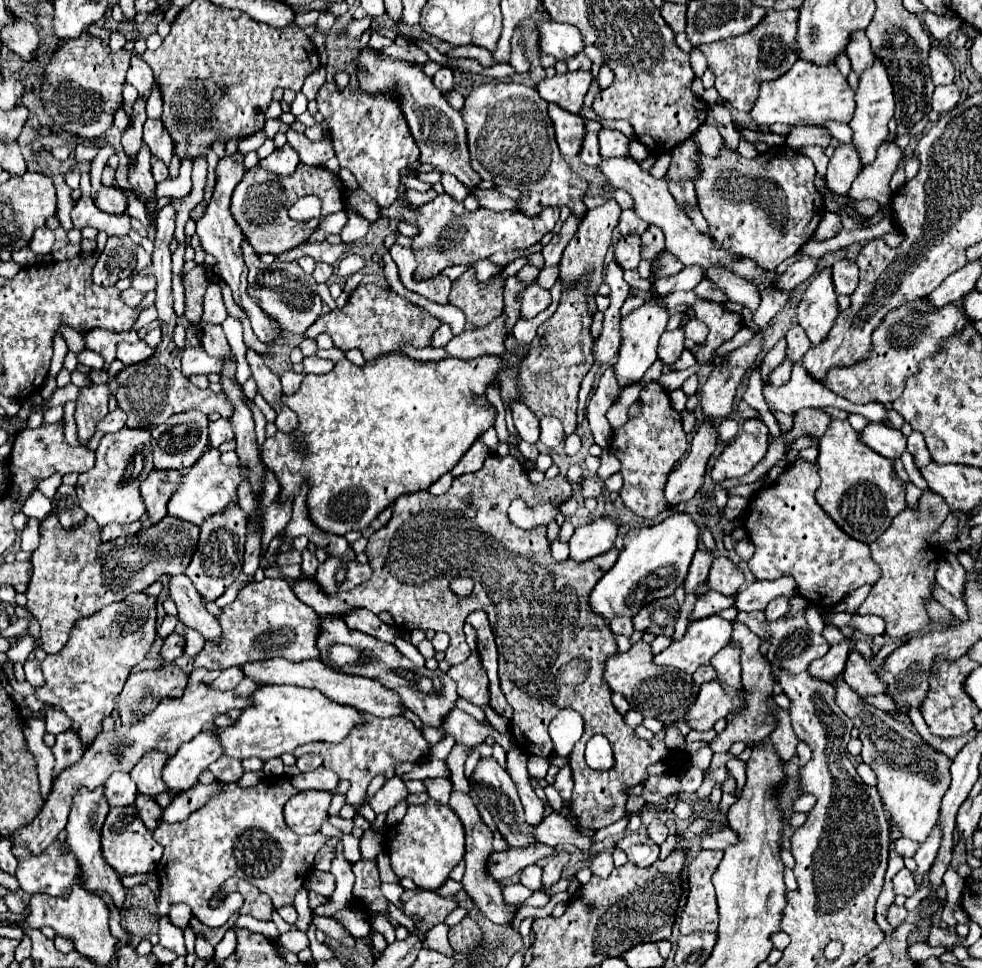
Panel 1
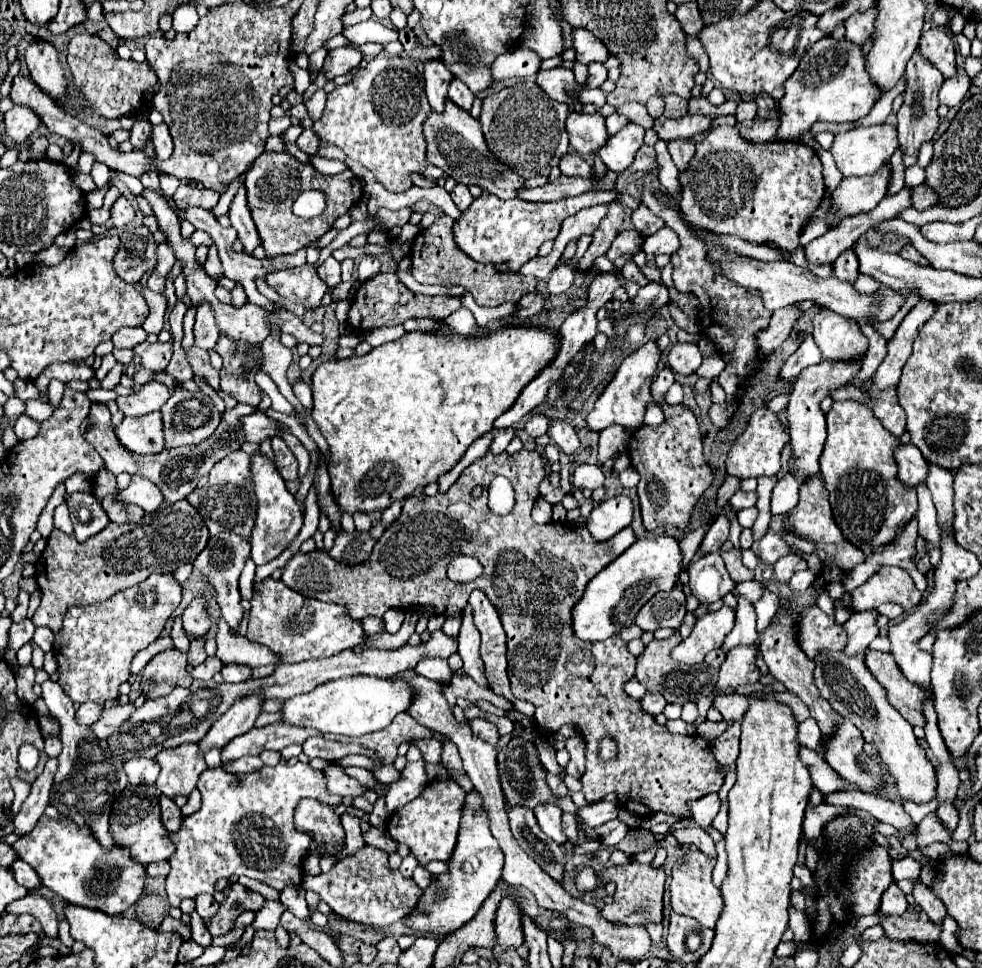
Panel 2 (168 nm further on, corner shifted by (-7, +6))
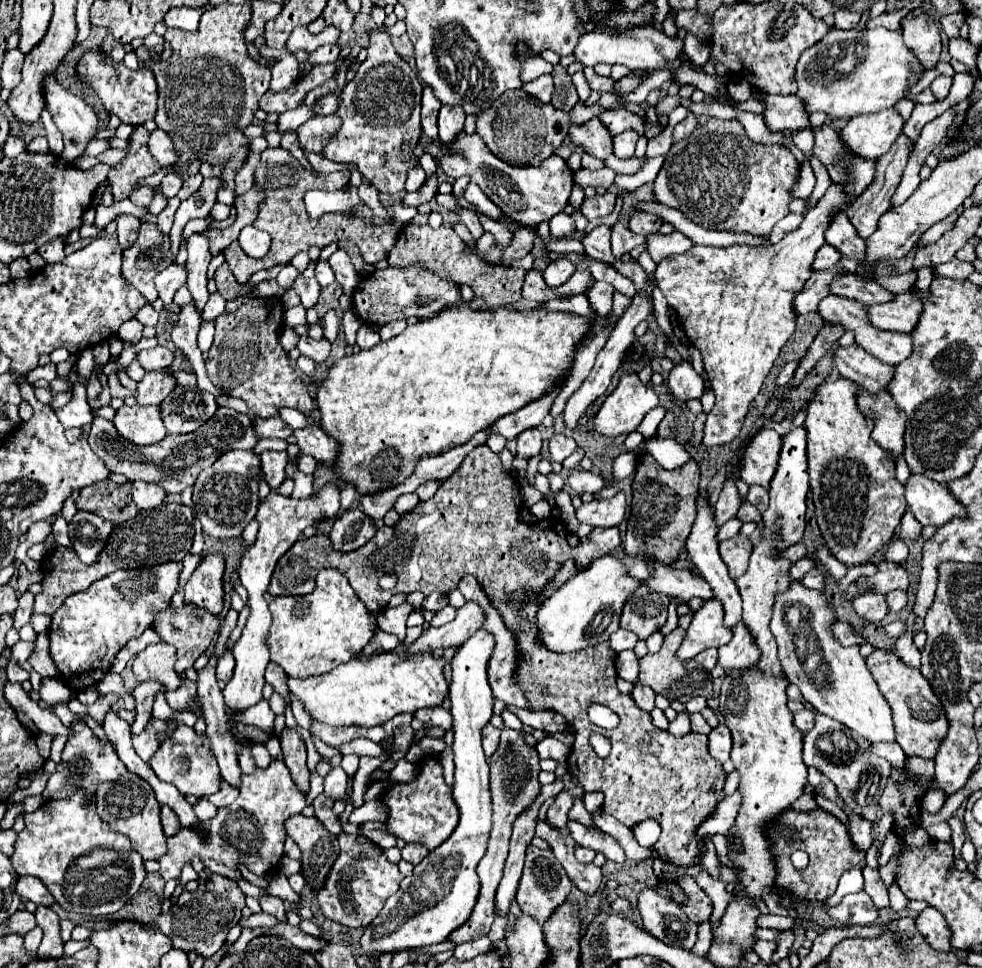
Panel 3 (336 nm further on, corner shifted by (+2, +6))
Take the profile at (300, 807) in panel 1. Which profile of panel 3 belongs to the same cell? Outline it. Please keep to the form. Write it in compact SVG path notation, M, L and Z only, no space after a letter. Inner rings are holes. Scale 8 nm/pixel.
M295 814L285 822L285 832L291 836L303 852L303 876L313 886L319 888L333 862L339 856L339 842L317 818L307 818L303 814Z

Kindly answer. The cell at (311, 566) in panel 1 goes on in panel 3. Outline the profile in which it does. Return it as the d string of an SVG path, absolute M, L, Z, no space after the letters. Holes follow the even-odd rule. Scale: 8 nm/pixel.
M255 418L255 434L257 438L286 439L293 434L293 428L281 422L281 418Z

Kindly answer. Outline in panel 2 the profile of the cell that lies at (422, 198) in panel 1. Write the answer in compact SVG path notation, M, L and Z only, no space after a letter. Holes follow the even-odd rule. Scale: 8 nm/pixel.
M440 216L436 222L422 230L412 246L410 246L410 260L412 260L412 276L422 284L460 284L464 286L476 300L478 306L500 306L502 302L518 302L524 294L536 290L536 278L532 274L520 272L500 272L492 264L480 264L462 254L454 242L452 234L454 220L450 216Z

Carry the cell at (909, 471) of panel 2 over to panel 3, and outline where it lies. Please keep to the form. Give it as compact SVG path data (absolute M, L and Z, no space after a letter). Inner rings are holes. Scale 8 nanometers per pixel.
M911 474L905 482L905 500L915 518L927 526L943 526L953 516L965 516L965 508L949 494L947 486Z

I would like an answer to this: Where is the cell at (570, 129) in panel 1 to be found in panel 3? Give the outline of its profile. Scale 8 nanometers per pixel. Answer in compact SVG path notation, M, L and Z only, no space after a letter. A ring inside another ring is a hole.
M591 118L579 126L569 126L569 138L595 158L607 158L611 154L611 134L599 118Z

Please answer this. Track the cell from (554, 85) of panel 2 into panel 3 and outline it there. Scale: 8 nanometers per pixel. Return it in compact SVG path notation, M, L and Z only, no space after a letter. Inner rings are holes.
M543 74L543 76L523 84L523 90L547 104L547 102L551 102L551 94L553 94L553 76L551 74Z

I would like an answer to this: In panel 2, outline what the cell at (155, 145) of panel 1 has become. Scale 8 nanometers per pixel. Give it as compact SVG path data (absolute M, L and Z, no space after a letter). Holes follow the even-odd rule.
M166 124L154 126L152 142L154 142L156 158L160 158L160 160L170 158L170 154L172 154L172 138L170 138L170 132L168 132L168 126Z

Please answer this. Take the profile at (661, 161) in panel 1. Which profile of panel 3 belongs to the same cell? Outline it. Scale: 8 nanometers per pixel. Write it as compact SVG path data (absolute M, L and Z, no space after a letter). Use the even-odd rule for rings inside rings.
M831 184L825 196L805 214L803 224L787 234L779 244L769 248L763 246L729 246L729 248L715 248L715 246L701 246L695 244L687 254L669 256L657 264L655 278L657 284L667 298L669 306L677 312L677 318L685 330L685 336L691 346L695 346L705 364L705 374L715 392L715 406L707 414L705 428L703 428L703 444L729 444L733 438L739 436L741 424L749 410L751 400L759 394L765 376L769 374L779 350L789 340L795 330L795 314L793 314L793 296L803 288L807 278L811 276L811 262L815 260L817 250L825 244L823 230L827 230L827 222L831 222L831 214L835 210L845 210L853 198L843 190L843 186Z

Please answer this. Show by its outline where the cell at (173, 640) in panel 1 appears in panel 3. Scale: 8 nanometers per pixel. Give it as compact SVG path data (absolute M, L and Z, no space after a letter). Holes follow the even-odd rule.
M211 554L201 560L185 586L185 604L199 606L209 614L219 614L223 608L223 568L221 554Z

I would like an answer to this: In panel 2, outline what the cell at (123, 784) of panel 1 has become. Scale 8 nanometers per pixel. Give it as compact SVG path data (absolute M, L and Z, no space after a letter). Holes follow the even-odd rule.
M138 756L138 758L132 758L124 764L124 772L130 780L132 786L136 784L146 784L146 786L152 786L158 778L158 772L160 772L160 766L154 758L146 758L146 756Z

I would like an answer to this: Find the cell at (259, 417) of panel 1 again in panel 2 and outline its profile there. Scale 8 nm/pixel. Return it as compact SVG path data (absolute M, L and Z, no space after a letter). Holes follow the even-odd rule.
M202 302L196 306L196 324L194 324L194 336L196 336L196 346L210 350L216 346L216 340L220 332L216 330L214 322L214 310L208 302Z

